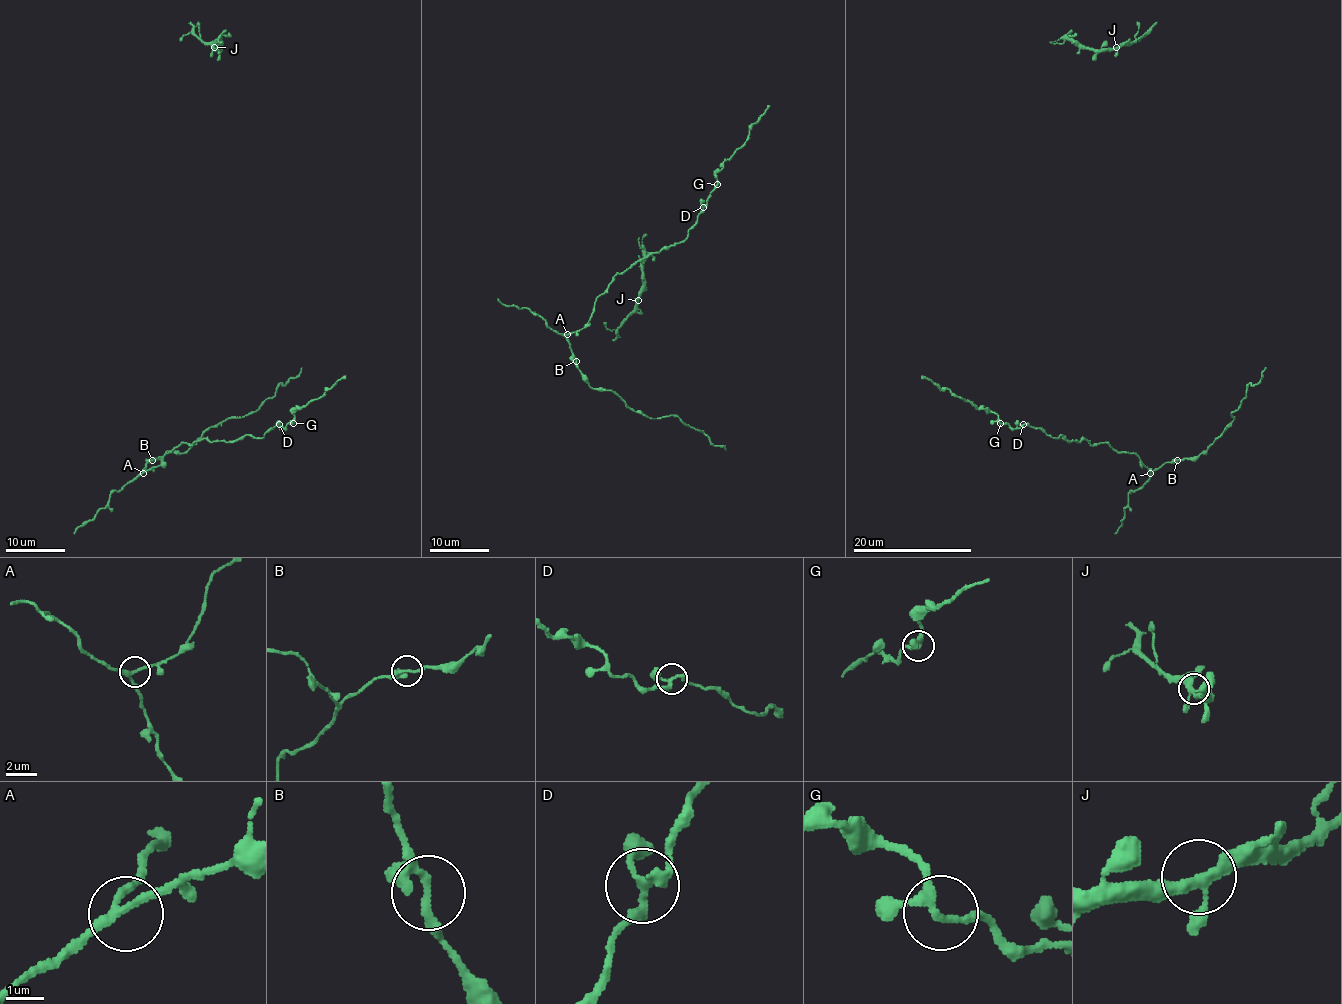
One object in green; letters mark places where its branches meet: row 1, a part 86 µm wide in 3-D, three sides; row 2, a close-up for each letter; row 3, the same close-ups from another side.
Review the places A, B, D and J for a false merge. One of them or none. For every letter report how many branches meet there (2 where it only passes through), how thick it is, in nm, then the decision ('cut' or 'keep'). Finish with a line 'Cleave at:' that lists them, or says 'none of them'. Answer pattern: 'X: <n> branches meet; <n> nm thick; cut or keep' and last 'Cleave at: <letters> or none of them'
A: 3 branches meet; 200 nm thick; keep
B: 3 branches meet; 190 nm thick; keep
D: 3 branches meet; 240 nm thick; keep
J: 3 branches meet; 280 nm thick; keep
Cleave at: none of them

